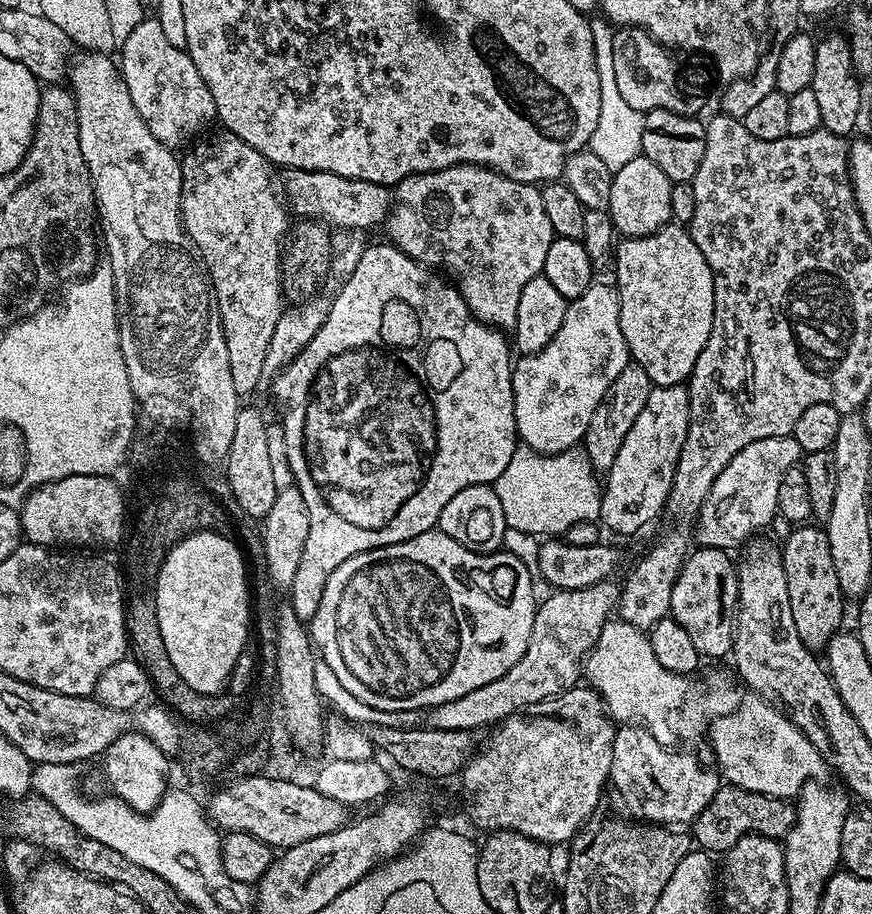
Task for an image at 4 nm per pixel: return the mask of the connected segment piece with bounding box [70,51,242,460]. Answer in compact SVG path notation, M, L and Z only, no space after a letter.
M85 51L80 61L73 63L70 68L70 87L72 89L73 96L76 97L76 109L78 110L78 138L82 142L82 158L86 158L88 163L88 169L90 170L90 178L92 179L92 189L96 195L96 206L98 209L98 232L102 237L102 244L108 247L108 260L106 260L107 267L112 270L112 277L116 283L116 311L120 317L120 349L122 350L122 358L126 362L126 374L130 378L130 386L132 387L132 392L136 396L137 405L140 408L144 408L150 413L155 413L155 418L159 420L161 425L166 426L169 424L172 428L181 428L182 431L188 432L188 436L192 439L192 449L194 456L202 456L206 460L220 460L220 457L224 456L228 450L230 450L230 444L234 442L234 425L238 423L238 414L240 413L242 407L242 396L236 392L234 388L234 377L231 373L231 351L227 346L227 339L224 336L223 332L223 322L220 320L219 312L219 302L216 299L216 288L212 284L211 274L208 269L207 259L204 258L203 254L200 252L199 246L193 242L190 238L190 234L184 228L184 216L180 212L180 207L182 206L182 174L180 173L180 160L178 159L177 153L171 148L167 148L166 145L163 145L162 142L158 140L150 132L146 126L146 122L142 120L142 116L138 114L138 110L135 109L134 101L130 98L130 92L127 90L126 82L123 80L123 74L120 71L117 61L113 59L111 55L104 55L102 53L89 52Z

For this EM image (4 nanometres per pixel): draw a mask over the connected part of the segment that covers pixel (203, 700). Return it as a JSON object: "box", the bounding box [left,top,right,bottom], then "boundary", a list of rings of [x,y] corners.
{"box":[126,595,233,726],"boundary":[[[129,595],[127,597],[126,623],[131,655],[146,670],[148,681],[152,684],[155,695],[160,695],[165,700],[161,701],[181,721],[187,722],[189,720],[192,724],[211,724],[212,726],[233,711],[231,710],[232,700],[228,697],[228,694],[207,696],[198,690],[194,690],[194,686],[188,685],[182,678],[182,674],[178,674],[178,669],[174,666],[174,662],[170,662],[170,654],[166,650],[166,642],[162,642],[162,630],[156,617],[156,602],[151,595]]]}

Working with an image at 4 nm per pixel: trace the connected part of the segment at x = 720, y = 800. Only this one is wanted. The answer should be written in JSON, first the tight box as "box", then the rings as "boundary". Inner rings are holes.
{"box":[690,786,795,854],"boundary":[[[721,786],[714,794],[714,798],[710,798],[706,810],[698,814],[698,818],[691,825],[690,832],[695,843],[697,840],[700,843],[697,845],[703,851],[709,854],[723,854],[730,850],[730,846],[734,846],[734,842],[738,842],[738,838],[749,836],[751,832],[783,841],[795,821],[795,803],[742,788]]]}

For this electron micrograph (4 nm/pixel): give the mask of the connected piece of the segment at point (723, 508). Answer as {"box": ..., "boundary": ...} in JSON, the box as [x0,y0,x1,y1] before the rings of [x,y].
{"box":[694,436,802,549],"boundary":[[[771,436],[750,442],[714,478],[710,494],[702,502],[699,512],[694,517],[694,540],[705,548],[739,549],[759,530],[767,529],[772,519],[778,515],[778,485],[786,470],[801,463],[802,453],[793,436]]]}

